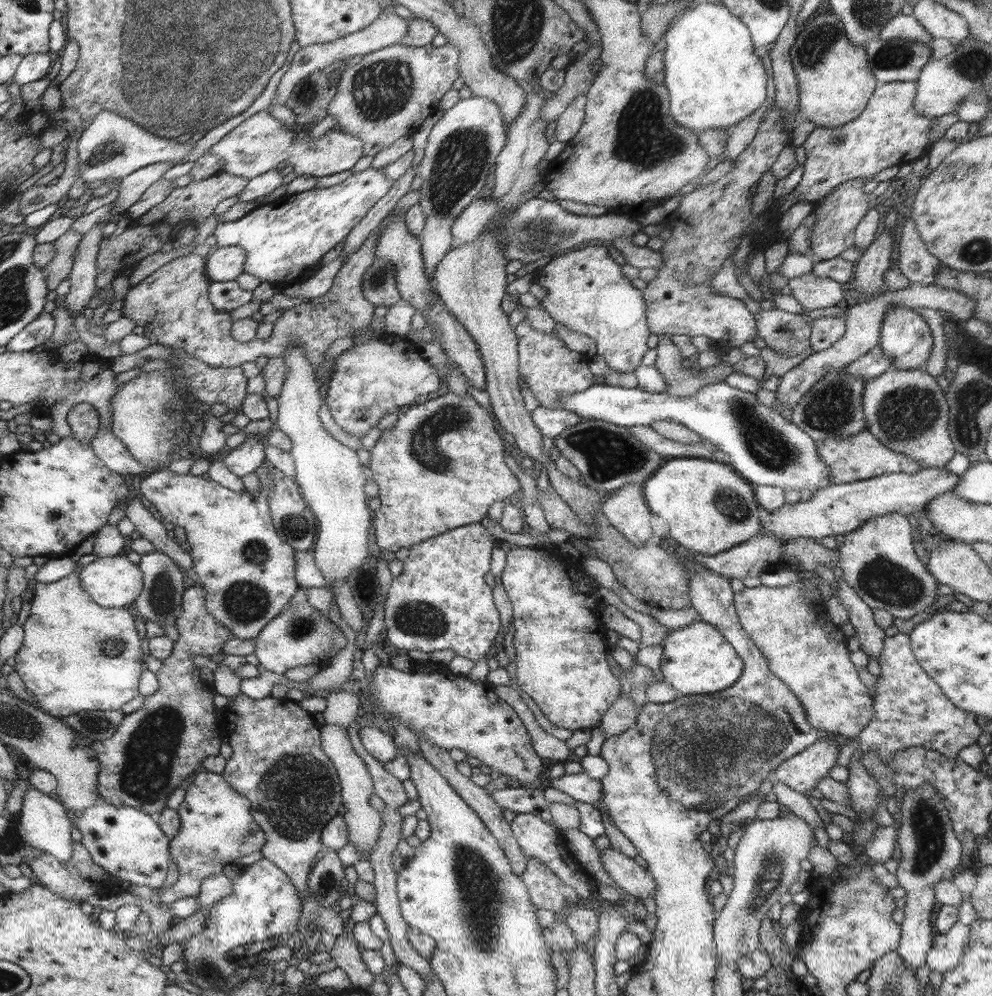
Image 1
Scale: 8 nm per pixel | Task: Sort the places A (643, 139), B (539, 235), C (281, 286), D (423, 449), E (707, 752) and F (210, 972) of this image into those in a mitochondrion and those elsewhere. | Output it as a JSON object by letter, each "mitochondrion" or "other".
{"A":"mitochondrion","B":"mitochondrion","C":"other","D":"mitochondrion","E":"mitochondrion","F":"mitochondrion"}

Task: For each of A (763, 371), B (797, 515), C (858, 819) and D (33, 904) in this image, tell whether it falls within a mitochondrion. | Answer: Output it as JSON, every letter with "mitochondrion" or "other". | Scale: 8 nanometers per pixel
{"A":"other","B":"other","C":"other","D":"other"}

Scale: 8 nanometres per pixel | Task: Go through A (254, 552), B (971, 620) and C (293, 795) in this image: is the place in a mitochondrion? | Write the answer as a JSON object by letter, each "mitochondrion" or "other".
{"A":"mitochondrion","B":"other","C":"mitochondrion"}

